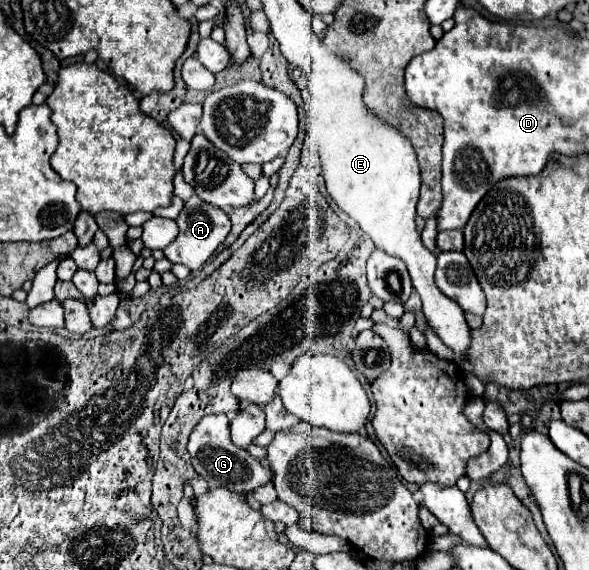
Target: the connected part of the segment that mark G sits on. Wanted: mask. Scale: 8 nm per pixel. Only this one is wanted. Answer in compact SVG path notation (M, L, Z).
M206 415L200 419L188 441L188 453L192 457L194 471L208 481L210 487L228 487L238 493L250 493L260 485L272 481L270 467L264 467L246 449L240 449L230 439L230 423L226 415Z

